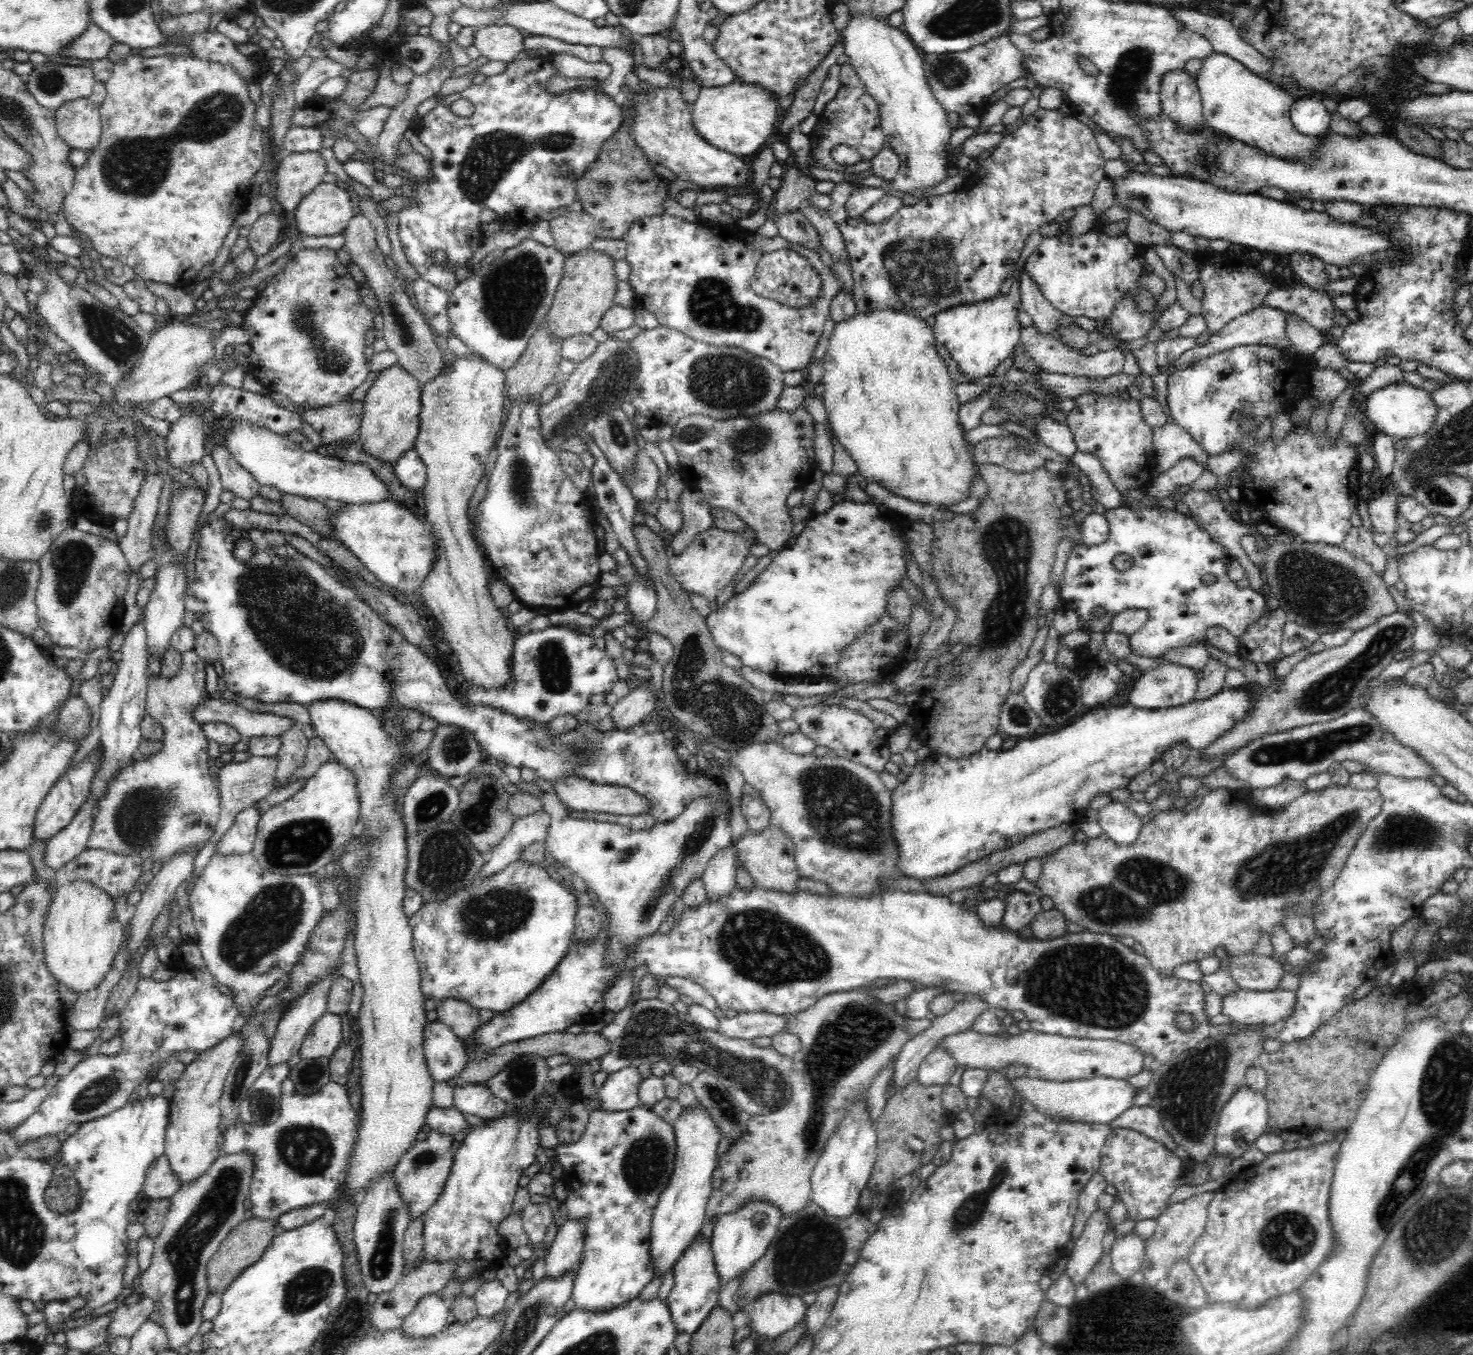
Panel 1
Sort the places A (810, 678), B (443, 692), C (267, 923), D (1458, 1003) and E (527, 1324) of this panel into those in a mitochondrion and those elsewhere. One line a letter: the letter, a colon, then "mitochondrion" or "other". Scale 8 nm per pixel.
A: other
B: other
C: mitochondrion
D: other
E: mitochondrion

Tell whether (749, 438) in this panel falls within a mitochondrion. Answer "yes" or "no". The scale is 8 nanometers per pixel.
yes

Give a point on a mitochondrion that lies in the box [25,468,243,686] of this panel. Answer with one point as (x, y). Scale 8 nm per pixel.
(72, 562)

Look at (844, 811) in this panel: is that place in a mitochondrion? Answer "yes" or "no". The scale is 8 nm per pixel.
yes

